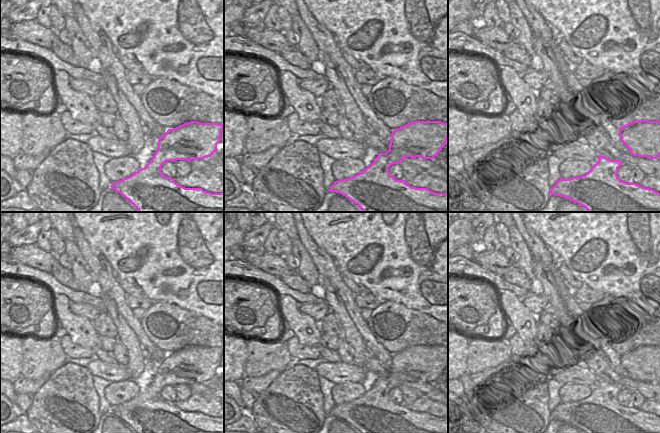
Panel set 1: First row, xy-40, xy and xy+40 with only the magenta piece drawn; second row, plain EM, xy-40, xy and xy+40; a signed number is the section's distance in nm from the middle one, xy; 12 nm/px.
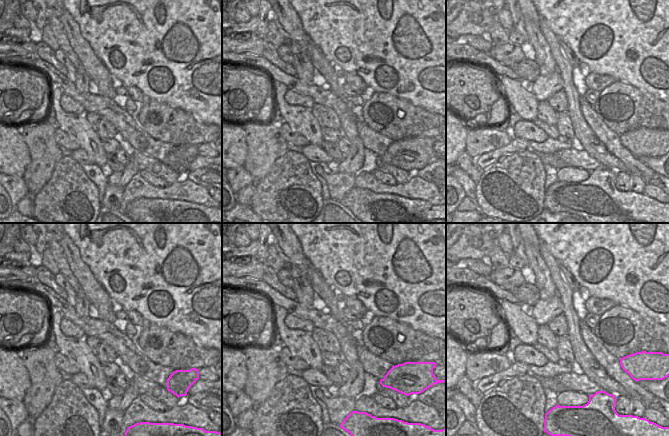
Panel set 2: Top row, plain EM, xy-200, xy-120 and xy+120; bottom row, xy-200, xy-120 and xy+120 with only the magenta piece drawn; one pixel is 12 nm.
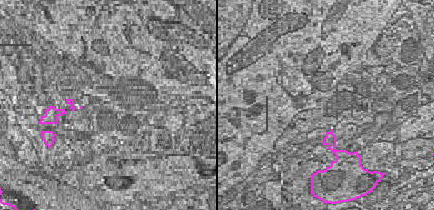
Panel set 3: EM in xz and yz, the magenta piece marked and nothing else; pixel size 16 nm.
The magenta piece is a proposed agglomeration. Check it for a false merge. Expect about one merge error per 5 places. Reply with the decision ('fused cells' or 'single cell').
single cell

